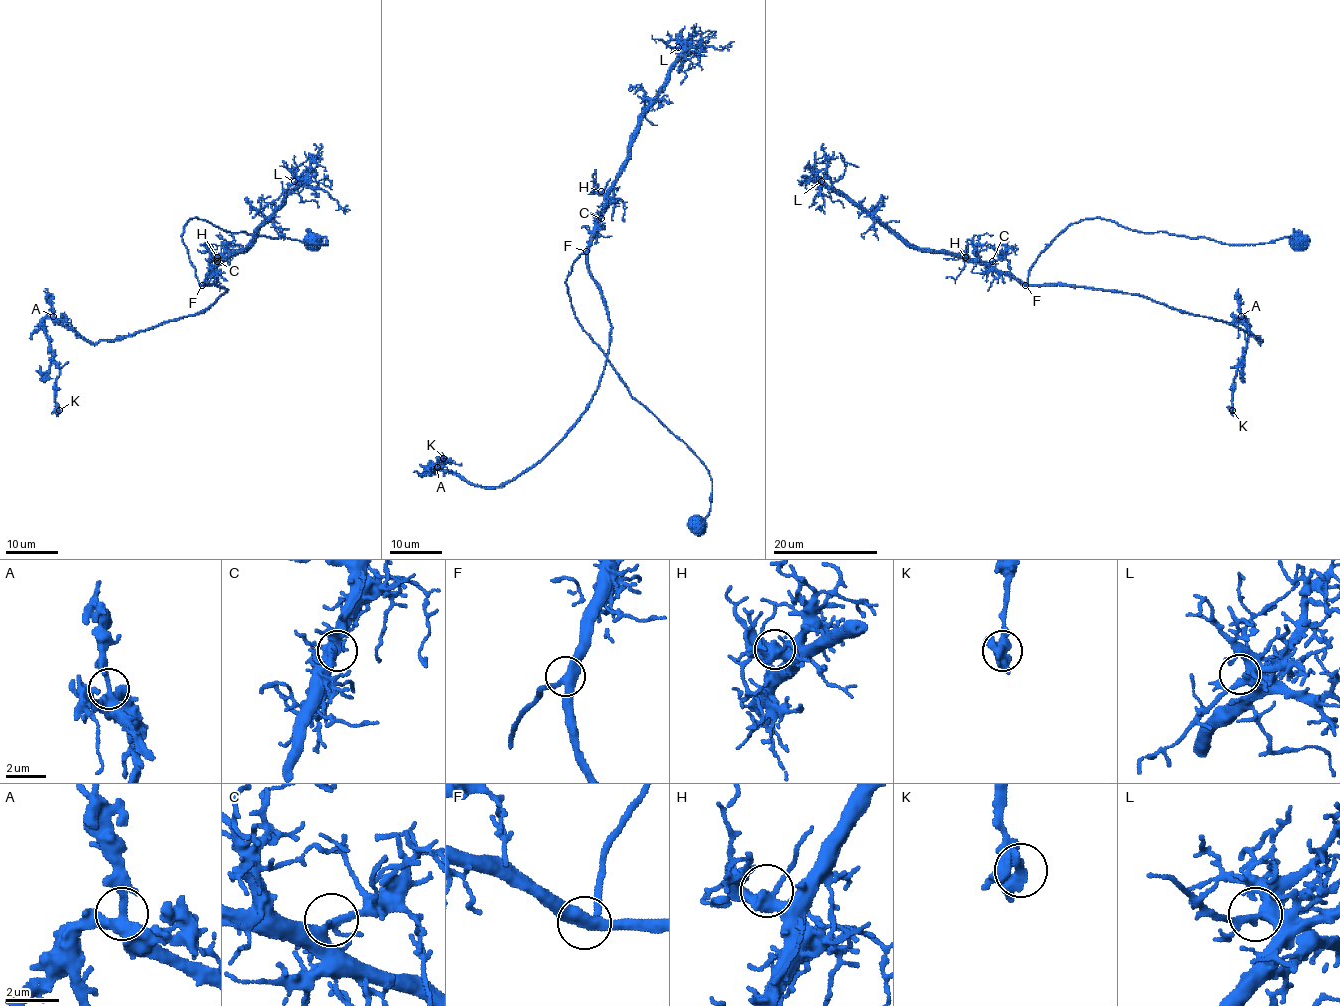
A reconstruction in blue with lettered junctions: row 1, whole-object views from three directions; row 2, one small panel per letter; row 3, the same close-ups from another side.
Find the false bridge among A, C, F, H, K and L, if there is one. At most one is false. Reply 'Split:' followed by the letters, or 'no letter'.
Split: no letter

